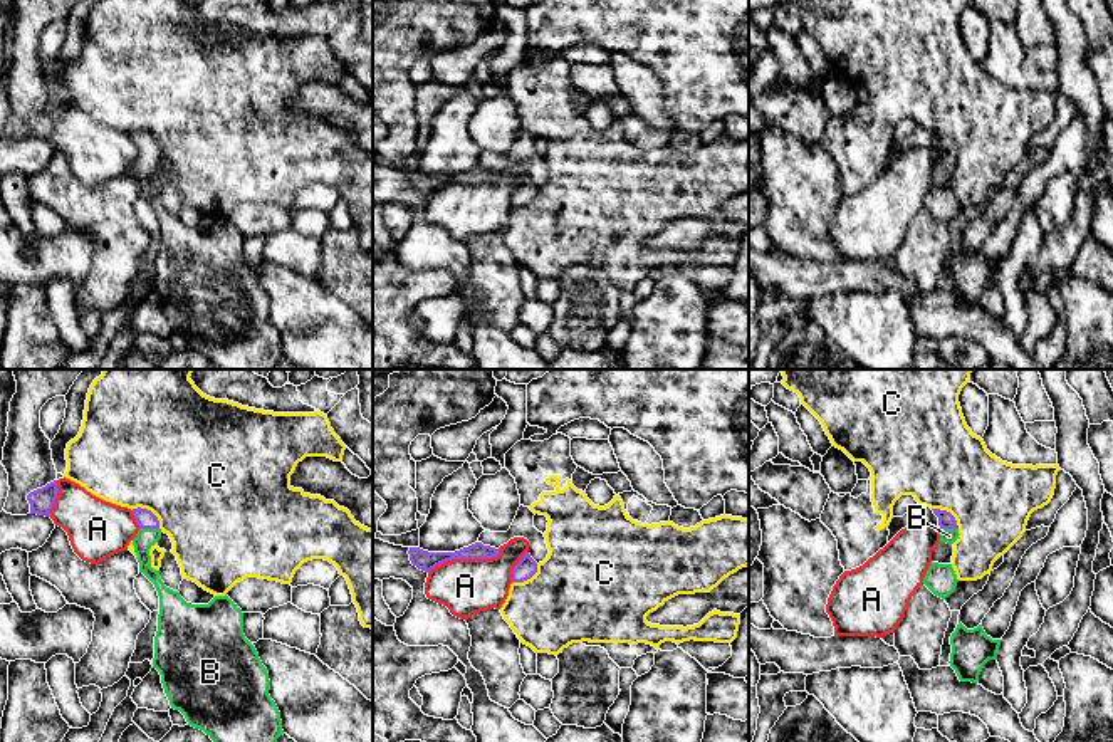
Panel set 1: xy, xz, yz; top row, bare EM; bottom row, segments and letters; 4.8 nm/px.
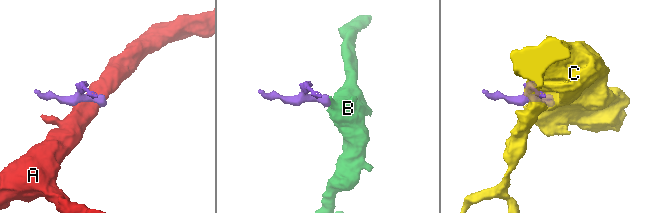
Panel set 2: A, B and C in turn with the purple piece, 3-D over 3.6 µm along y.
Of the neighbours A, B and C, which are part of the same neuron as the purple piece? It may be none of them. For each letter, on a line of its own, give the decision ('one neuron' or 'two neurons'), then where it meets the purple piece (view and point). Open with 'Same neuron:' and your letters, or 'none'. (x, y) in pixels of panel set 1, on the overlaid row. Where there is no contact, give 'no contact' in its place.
Same neuron: B
A: two neurons; contact xz (464, 558)
B: one neuron; contact xy (150, 527)
C: two neurons; contact xy (150, 511)

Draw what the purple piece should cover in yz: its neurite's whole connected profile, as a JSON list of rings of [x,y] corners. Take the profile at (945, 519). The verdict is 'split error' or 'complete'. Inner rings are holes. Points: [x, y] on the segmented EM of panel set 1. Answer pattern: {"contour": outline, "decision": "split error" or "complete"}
{"contour": [[[932,509],[932,510],[938,517],[940,542],[954,544],[960,536],[955,517],[947,510],[940,509]]], "decision": "split error"}

